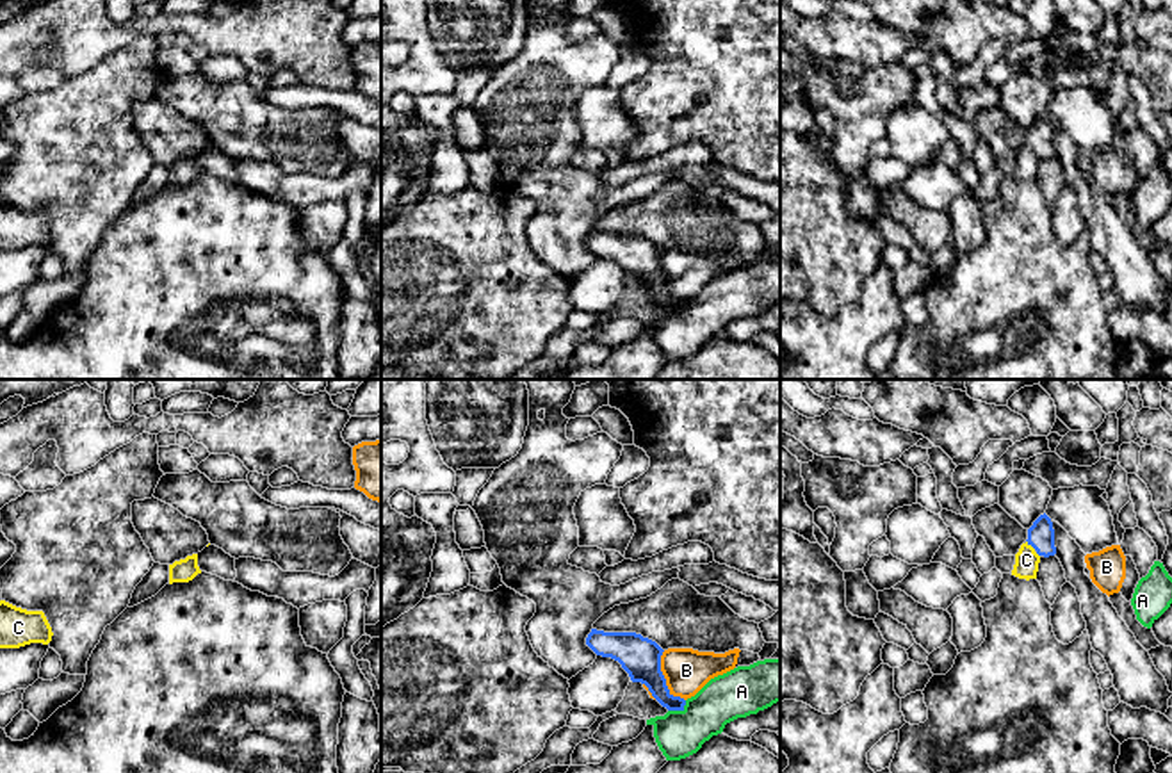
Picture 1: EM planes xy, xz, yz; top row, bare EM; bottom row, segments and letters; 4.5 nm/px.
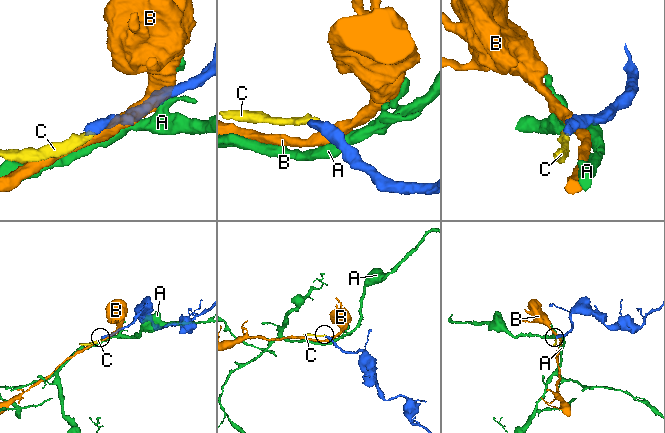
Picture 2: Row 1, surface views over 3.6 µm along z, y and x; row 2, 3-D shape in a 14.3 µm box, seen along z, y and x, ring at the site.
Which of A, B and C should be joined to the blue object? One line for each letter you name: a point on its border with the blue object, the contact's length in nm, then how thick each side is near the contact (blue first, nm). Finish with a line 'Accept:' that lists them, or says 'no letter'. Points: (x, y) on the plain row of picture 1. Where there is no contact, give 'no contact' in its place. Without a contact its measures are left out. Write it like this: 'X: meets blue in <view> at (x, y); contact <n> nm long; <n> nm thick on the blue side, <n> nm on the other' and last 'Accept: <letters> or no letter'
C: meets blue in yz at (1032, 146); contact 60 nm long; 120 nm thick on the blue side, 110 nm on the other
Accept: C

